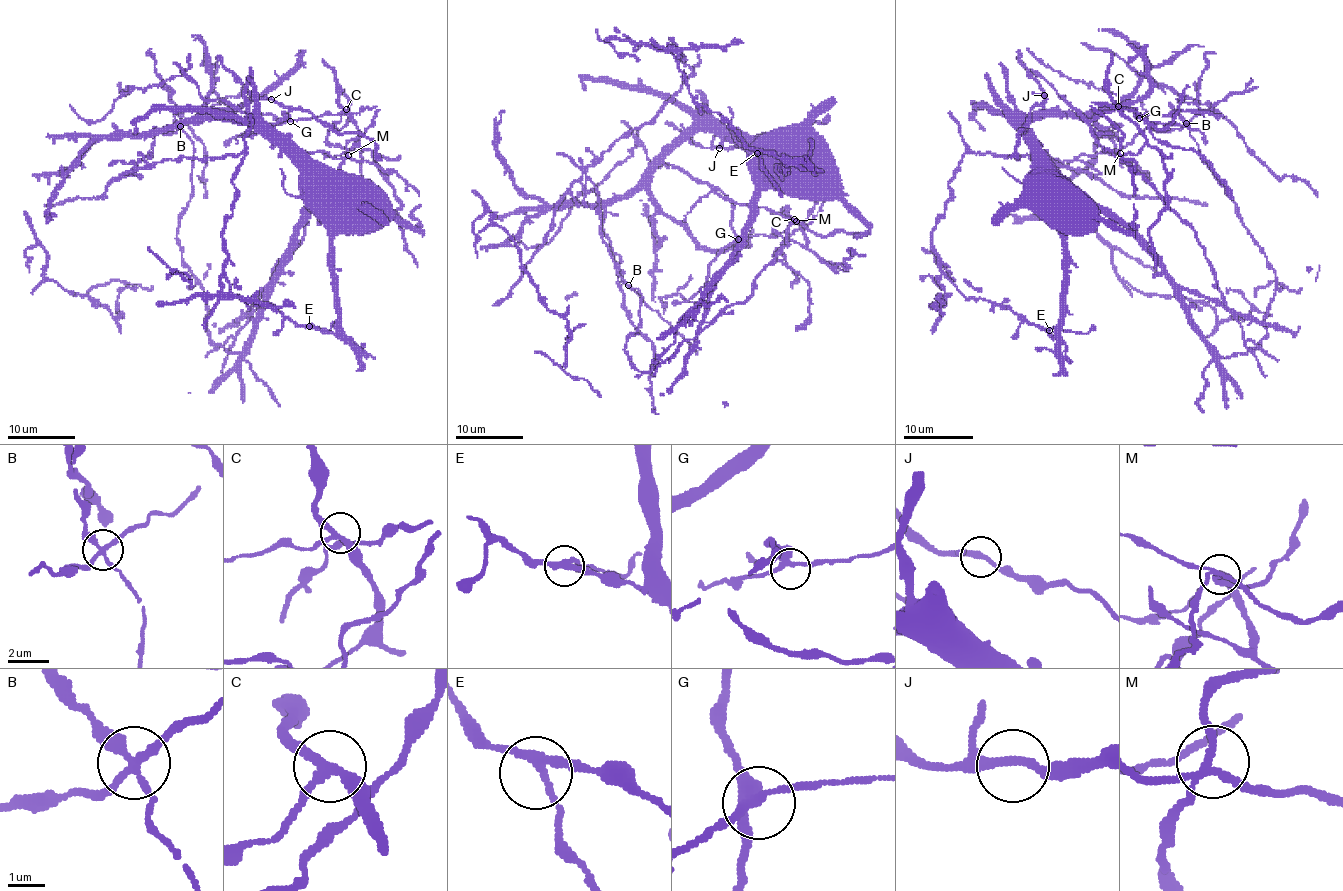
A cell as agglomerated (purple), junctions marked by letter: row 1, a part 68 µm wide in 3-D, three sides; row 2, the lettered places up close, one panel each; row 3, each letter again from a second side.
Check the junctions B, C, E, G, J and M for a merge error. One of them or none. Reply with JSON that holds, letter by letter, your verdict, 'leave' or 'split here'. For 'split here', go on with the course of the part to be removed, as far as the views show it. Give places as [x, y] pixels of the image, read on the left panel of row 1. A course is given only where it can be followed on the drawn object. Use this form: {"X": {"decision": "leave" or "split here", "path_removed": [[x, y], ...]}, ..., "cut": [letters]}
{"B": {"decision": "split here", "path_removed": [[180, 126], [165, 133], [160, 132], [154, 137], [149, 159], [144, 157], [127, 164], [119, 160], [109, 165]]}, "C": {"decision": "leave"}, "E": {"decision": "leave"}, "G": {"decision": "leave"}, "J": {"decision": "leave"}, "M": {"decision": "leave"}, "cut": ["B"]}

